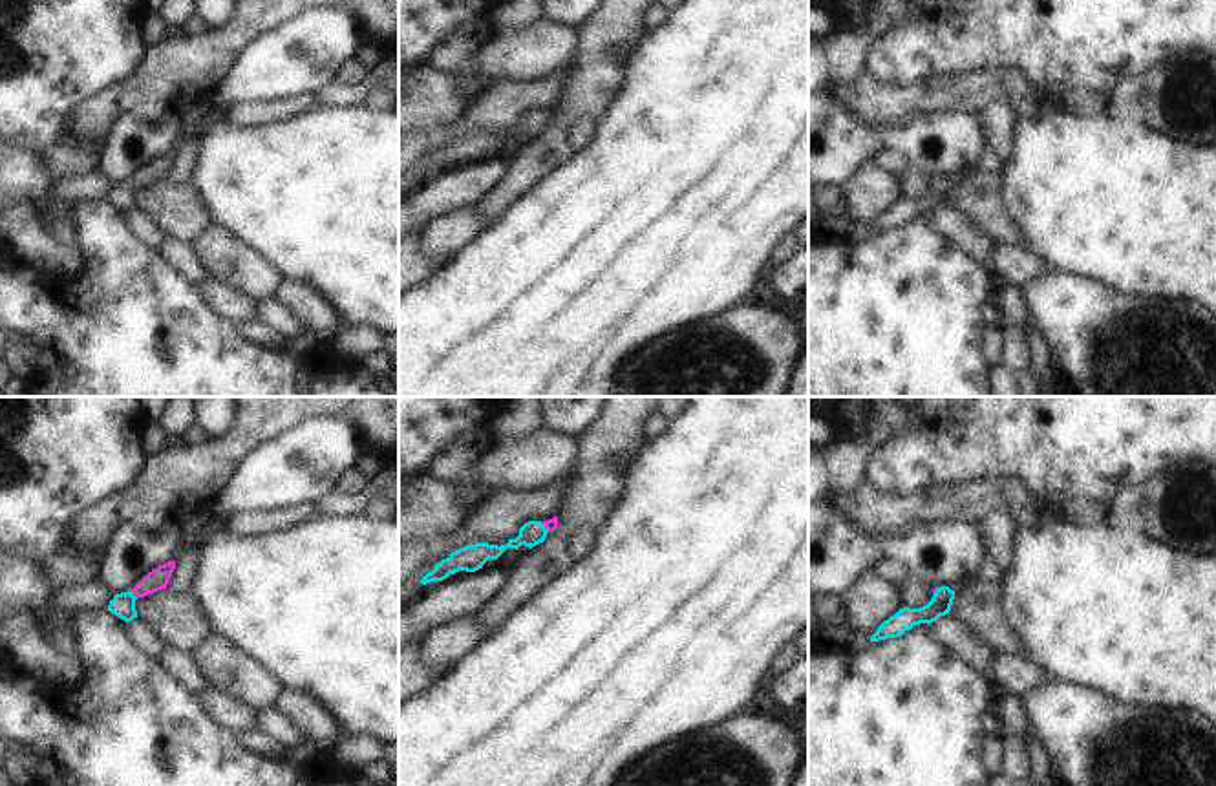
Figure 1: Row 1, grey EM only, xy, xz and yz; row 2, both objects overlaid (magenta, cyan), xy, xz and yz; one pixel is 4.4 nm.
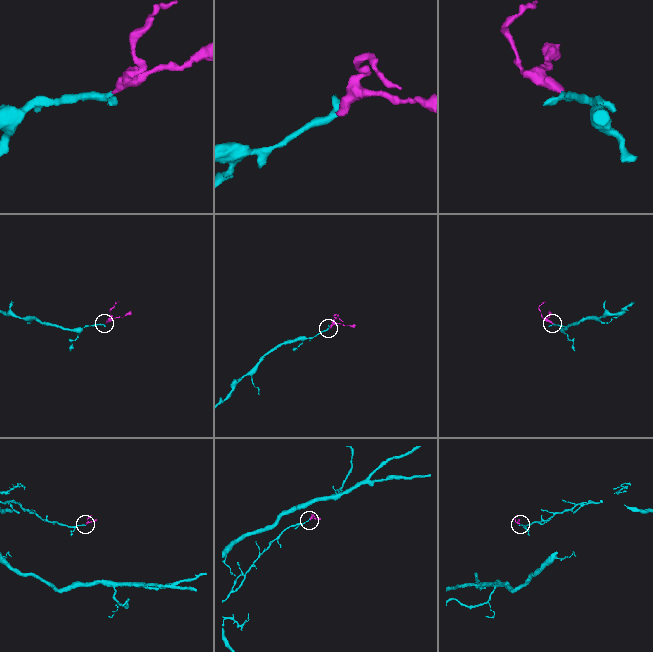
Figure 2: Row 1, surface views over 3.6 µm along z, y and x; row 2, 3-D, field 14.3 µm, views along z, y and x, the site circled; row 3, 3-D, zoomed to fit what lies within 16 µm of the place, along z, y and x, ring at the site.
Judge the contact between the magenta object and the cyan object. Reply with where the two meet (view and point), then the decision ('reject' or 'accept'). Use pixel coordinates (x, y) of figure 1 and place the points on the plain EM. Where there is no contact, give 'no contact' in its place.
meets magenta in xy at (132, 183); accept

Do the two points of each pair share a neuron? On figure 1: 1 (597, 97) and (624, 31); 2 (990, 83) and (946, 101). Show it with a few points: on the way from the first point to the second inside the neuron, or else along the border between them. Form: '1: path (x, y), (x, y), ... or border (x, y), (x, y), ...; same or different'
1: path (597, 81), (598, 57), (608, 48); same
2: path (979, 90), (957, 94); same

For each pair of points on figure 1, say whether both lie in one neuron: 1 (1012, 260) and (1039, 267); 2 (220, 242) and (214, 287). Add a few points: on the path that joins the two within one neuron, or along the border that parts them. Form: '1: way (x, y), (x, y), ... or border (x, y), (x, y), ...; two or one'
1: way (1019, 265), (1032, 267); one
2: border (213, 278), (238, 287), (255, 300); two

